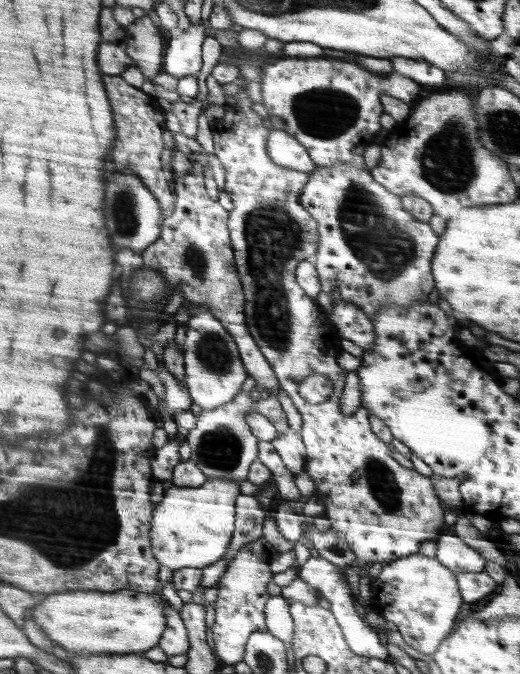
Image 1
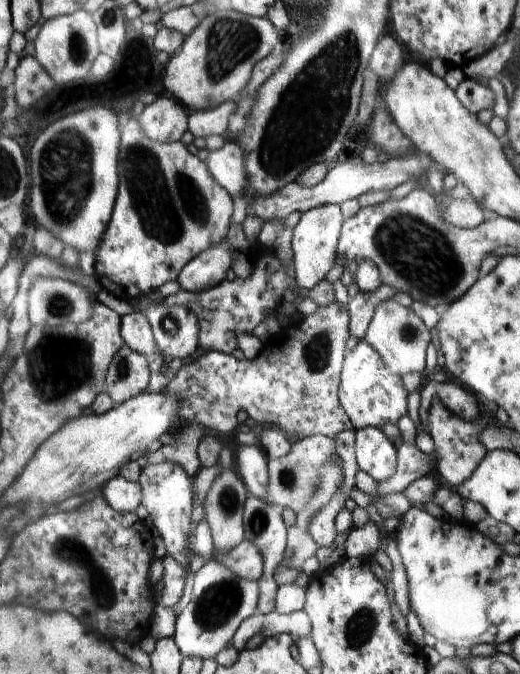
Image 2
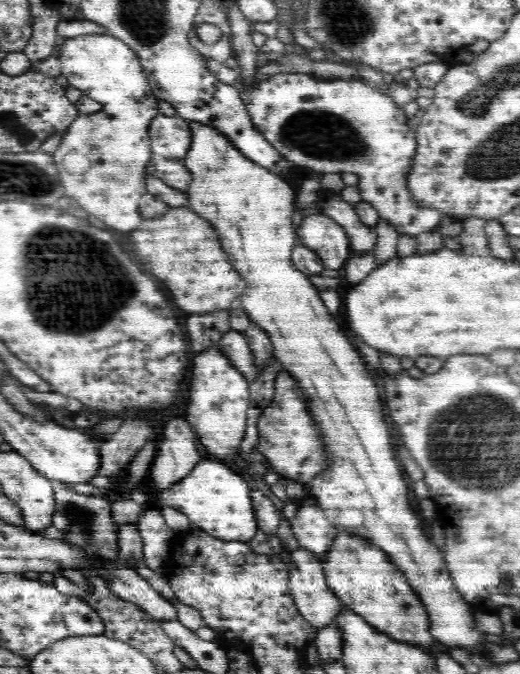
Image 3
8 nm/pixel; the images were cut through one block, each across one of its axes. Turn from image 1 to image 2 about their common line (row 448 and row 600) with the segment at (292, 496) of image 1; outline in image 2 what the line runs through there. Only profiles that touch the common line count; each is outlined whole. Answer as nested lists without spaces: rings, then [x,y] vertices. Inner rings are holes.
[[[249,494],[247,500],[247,508],[245,508],[245,532],[247,532],[247,540],[255,542],[255,546],[259,546],[263,558],[265,558],[265,570],[263,576],[257,580],[259,584],[259,602],[257,602],[257,614],[271,614],[275,610],[275,598],[277,598],[277,584],[275,584],[275,570],[281,566],[281,562],[287,556],[287,548],[289,548],[289,526],[285,522],[285,518],[281,516],[281,508],[277,504],[271,504],[269,500],[257,498],[253,494]]]

